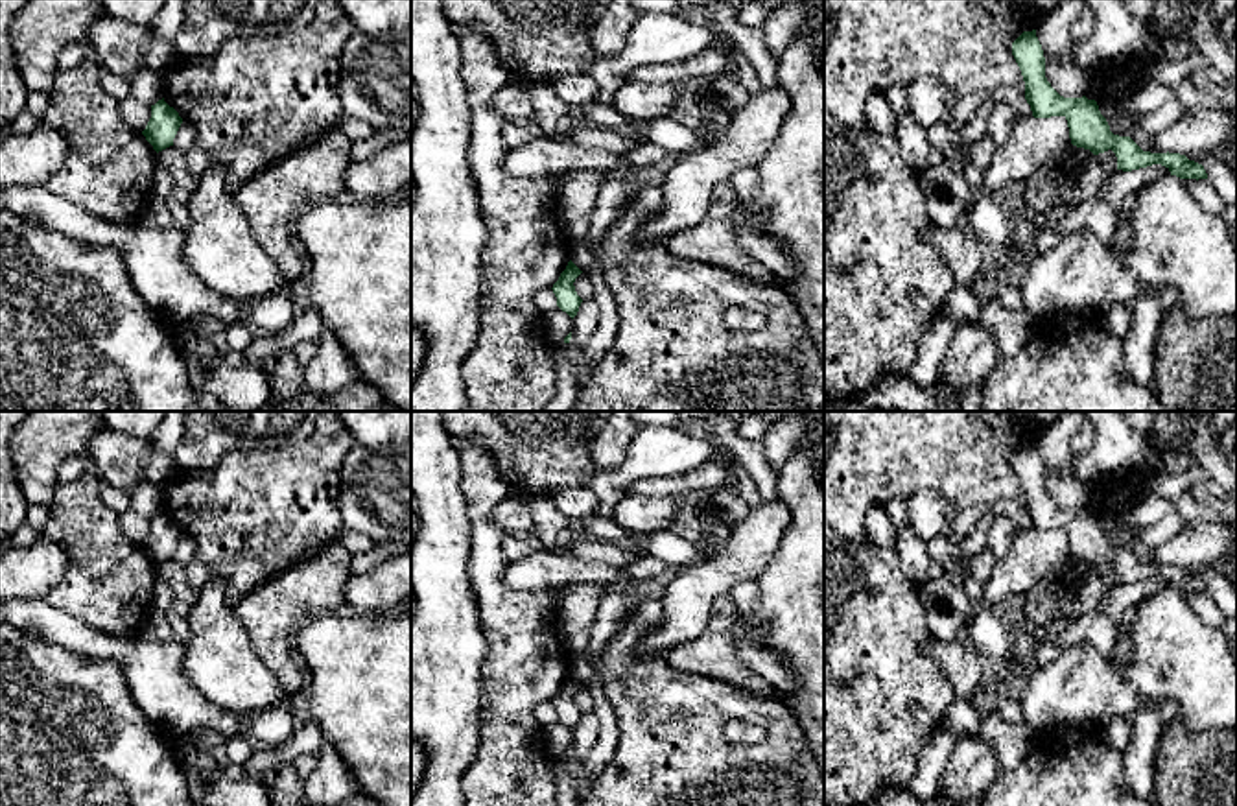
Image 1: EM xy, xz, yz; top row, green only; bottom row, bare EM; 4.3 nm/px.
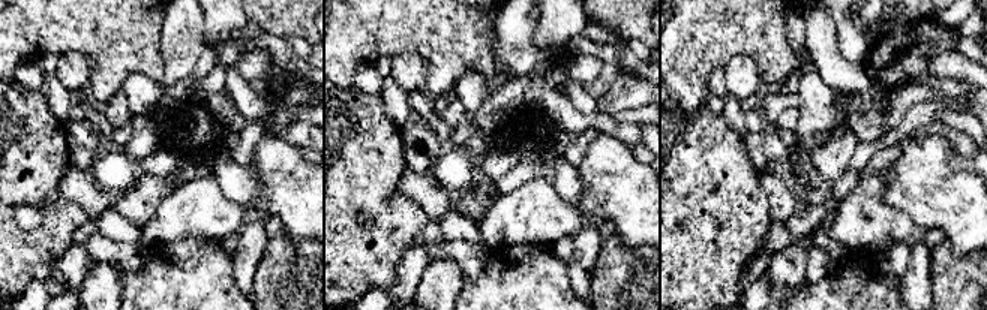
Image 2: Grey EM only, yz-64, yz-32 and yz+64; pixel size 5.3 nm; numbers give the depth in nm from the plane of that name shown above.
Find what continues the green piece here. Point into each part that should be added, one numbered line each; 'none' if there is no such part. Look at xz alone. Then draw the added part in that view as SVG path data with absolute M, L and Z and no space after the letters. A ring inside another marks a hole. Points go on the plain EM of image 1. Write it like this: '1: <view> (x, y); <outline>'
none

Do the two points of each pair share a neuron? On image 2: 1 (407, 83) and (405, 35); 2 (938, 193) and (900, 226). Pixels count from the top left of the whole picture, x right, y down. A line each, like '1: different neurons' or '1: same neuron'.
1: different neurons
2: different neurons

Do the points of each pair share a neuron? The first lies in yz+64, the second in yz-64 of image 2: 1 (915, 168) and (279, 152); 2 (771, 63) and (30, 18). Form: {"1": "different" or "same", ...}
{"1": "same", "2": "same"}

